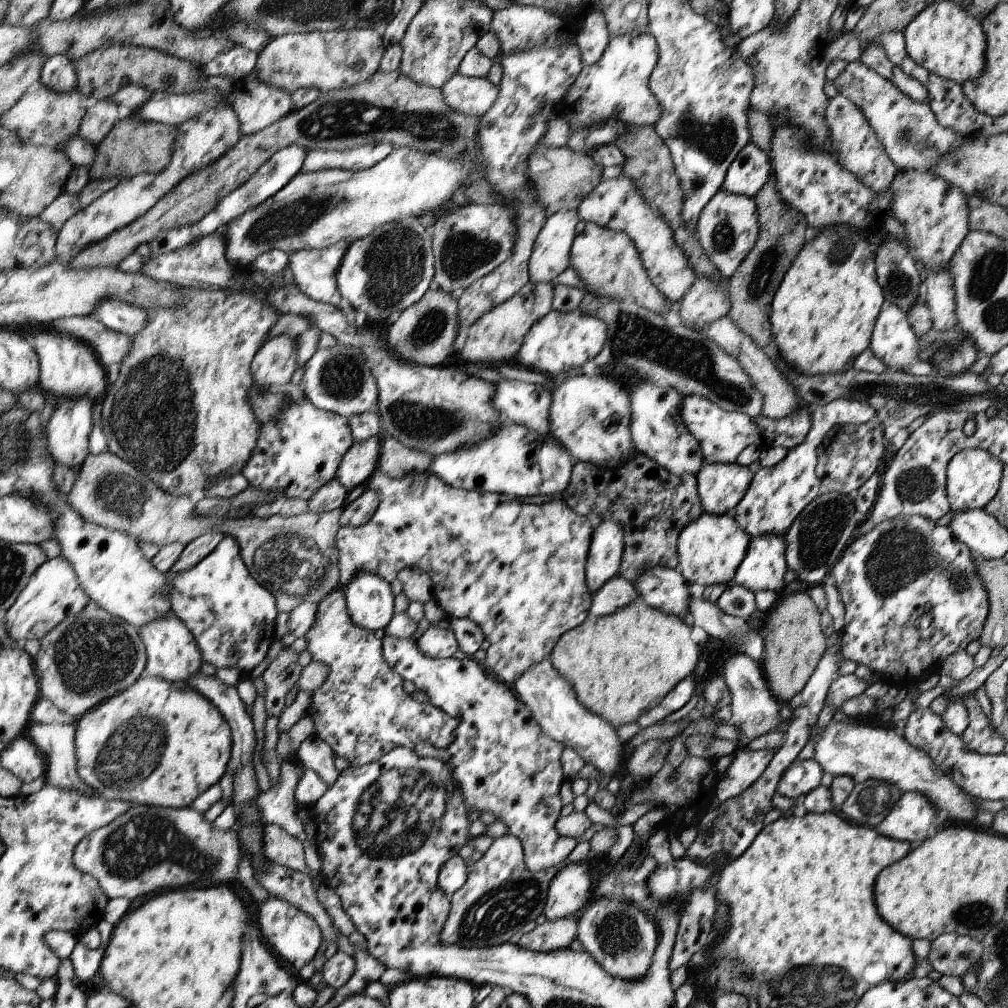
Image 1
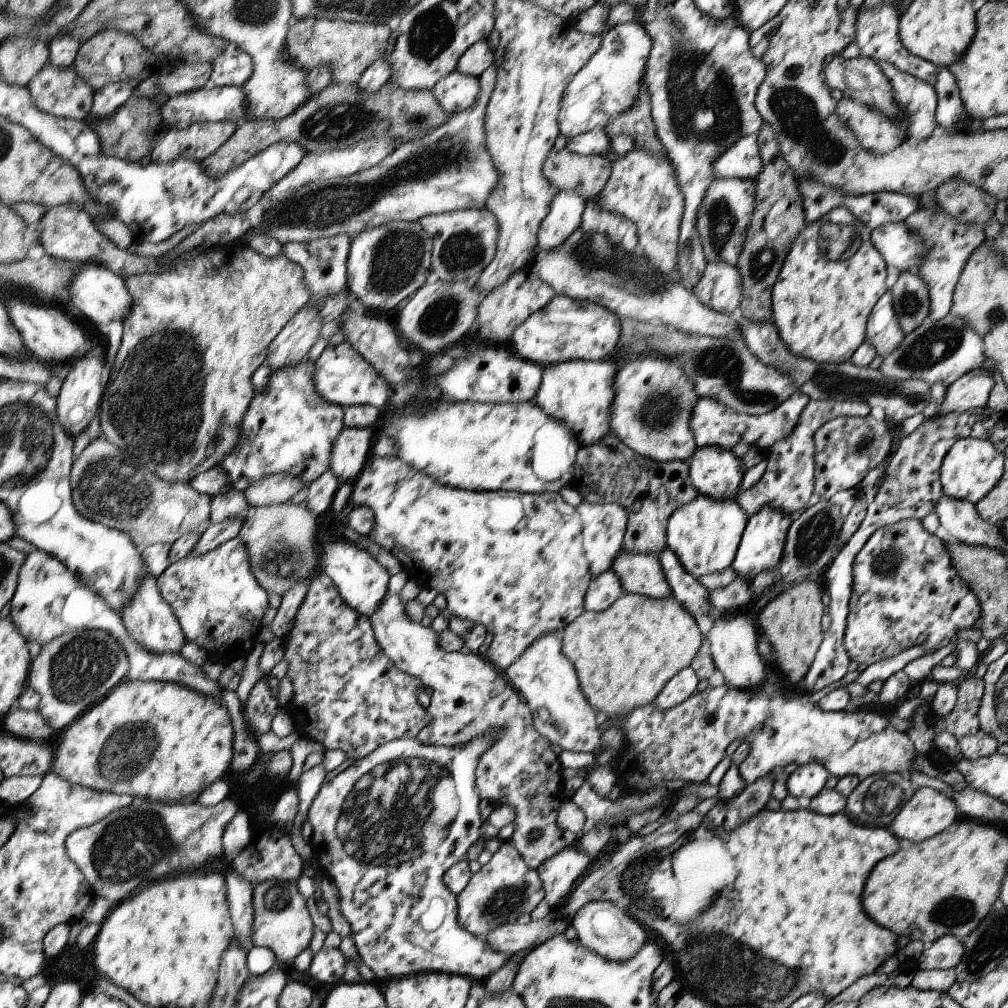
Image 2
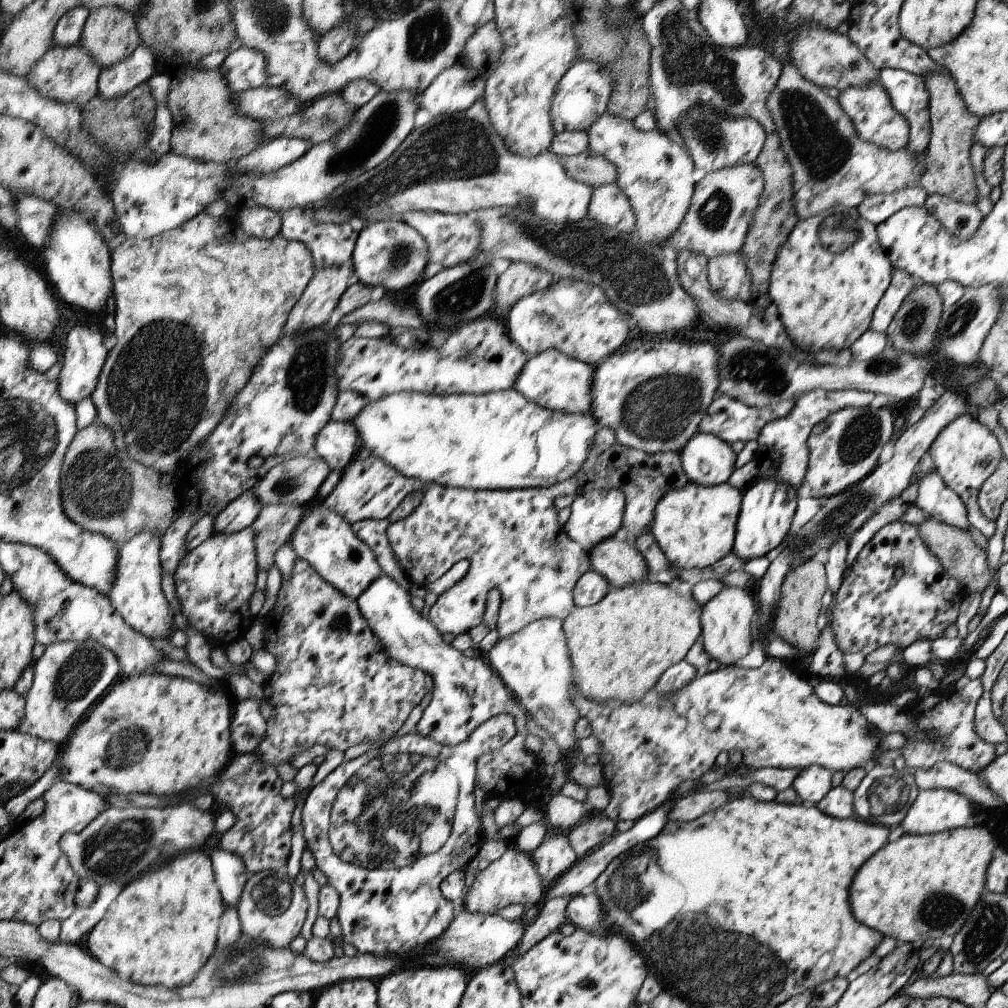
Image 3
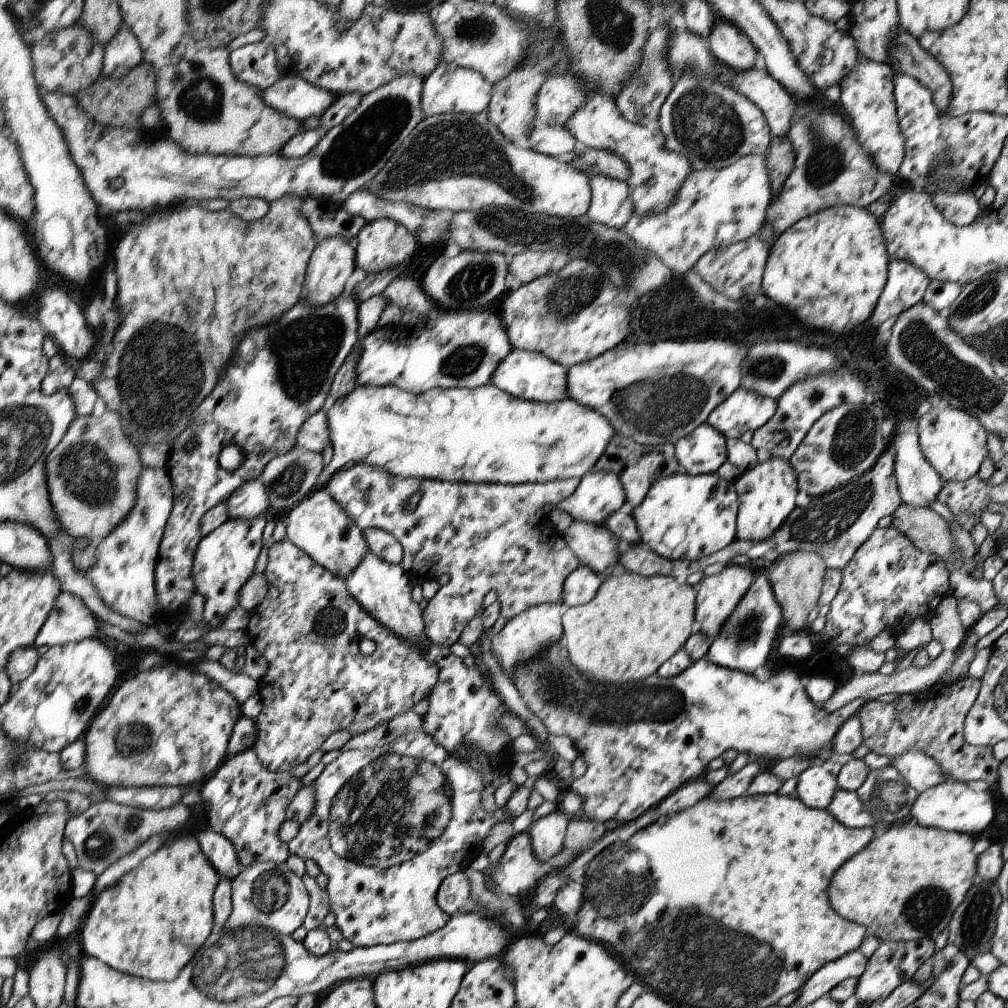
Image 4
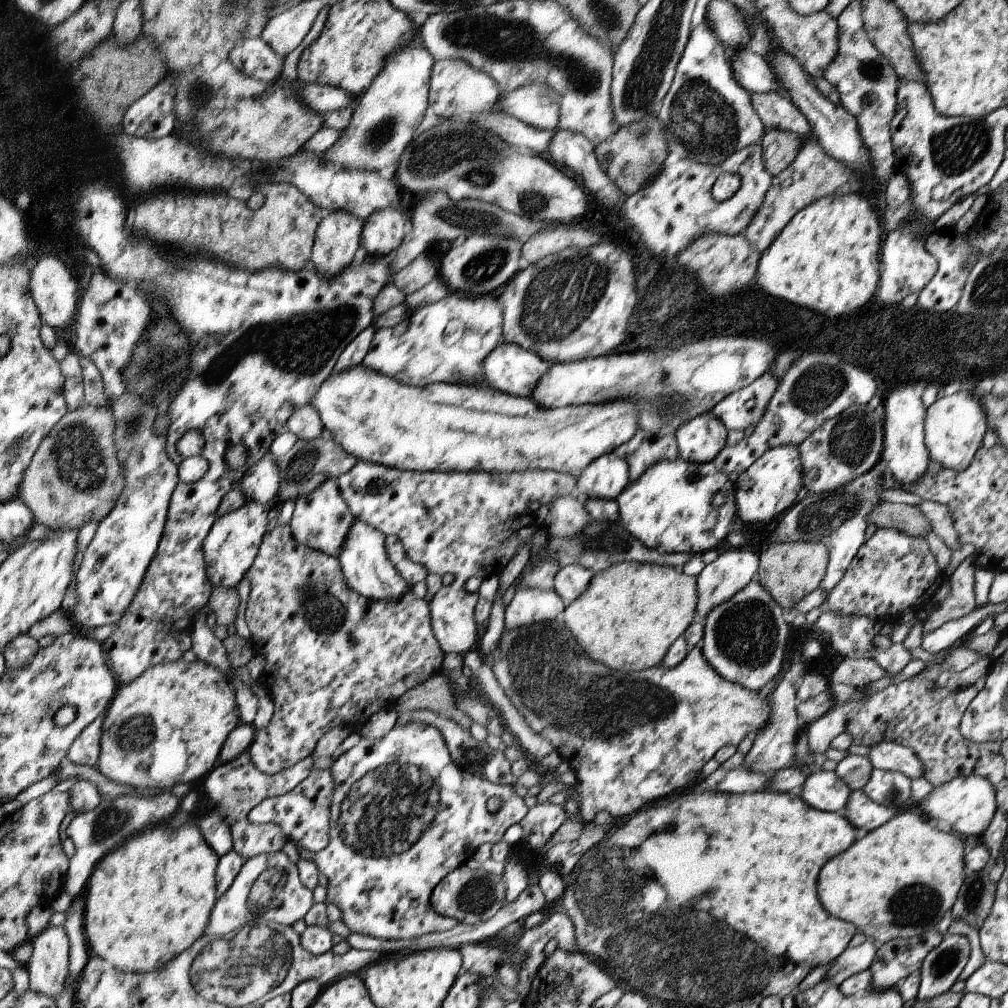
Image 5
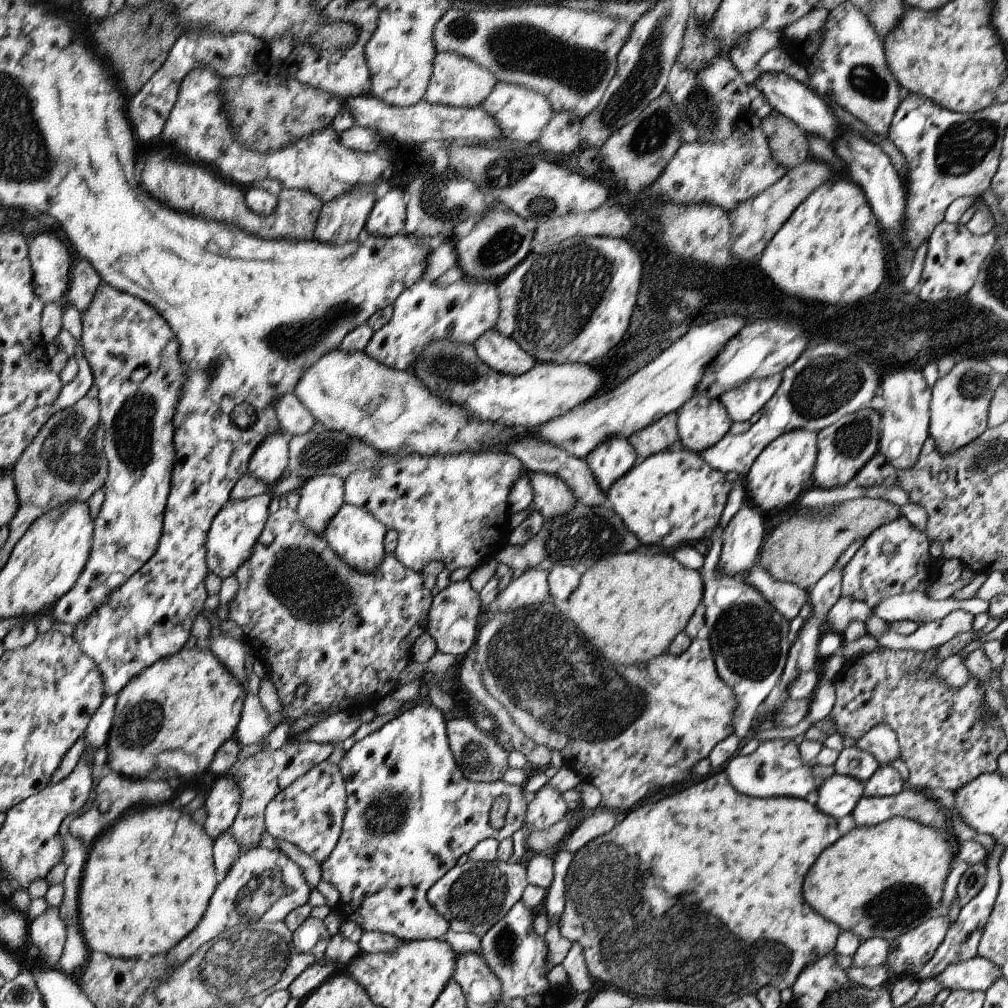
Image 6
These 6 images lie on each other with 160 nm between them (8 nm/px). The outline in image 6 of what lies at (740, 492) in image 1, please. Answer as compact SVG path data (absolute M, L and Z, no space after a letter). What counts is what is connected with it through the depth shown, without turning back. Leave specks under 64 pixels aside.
M700 394L685 402L677 414L680 445L700 454L722 441L733 423L719 399Z

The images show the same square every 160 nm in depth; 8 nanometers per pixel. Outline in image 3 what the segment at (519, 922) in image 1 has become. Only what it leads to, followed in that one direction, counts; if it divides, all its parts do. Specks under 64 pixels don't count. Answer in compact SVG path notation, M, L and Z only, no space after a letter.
M511 842L503 856L494 860L485 870L477 871L474 884L466 892L466 910L496 915L496 912L512 904L520 904L525 908L534 907L545 897L546 886L534 860Z

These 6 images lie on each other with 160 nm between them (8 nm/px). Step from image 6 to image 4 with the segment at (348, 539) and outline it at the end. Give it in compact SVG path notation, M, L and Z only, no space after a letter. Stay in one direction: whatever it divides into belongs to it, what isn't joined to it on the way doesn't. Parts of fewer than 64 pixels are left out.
M369 550L363 561L347 576L346 583L347 589L363 609L388 630L411 643L427 638L426 620L422 620L422 610L418 610L418 604L410 598L413 588L410 588L402 566L393 565Z

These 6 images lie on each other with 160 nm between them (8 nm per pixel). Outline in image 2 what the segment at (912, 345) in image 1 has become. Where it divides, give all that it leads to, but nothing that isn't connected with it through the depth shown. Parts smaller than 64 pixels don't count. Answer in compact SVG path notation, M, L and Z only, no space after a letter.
M888 291L878 304L874 305L867 320L866 340L880 356L886 356L898 349L906 337L894 310L894 298Z

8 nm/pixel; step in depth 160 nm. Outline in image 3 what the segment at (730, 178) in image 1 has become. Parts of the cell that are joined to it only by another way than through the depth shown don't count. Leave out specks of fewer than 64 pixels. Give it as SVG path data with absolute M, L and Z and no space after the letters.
M696 104L679 125L680 142L690 153L695 167L712 173L726 167L755 163L767 142L767 130L754 118L737 118L716 110L712 104Z

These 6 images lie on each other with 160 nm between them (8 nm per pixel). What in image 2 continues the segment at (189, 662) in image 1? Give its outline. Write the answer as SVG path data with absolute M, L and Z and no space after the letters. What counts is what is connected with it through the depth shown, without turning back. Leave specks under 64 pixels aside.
M148 571L148 576L143 578L143 585L136 591L135 597L128 603L123 610L122 619L128 634L147 651L152 653L178 653L182 650L182 646L187 640L183 629L180 626L178 616L175 614L175 609L163 597L158 587L158 580L153 577Z

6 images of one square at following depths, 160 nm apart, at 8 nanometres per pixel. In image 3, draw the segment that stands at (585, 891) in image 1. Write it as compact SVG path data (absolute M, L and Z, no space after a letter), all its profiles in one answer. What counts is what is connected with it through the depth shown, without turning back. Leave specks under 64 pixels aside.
M553 829L532 852L531 858L539 875L543 876L546 887L550 887L558 876L567 873L574 862L578 861L578 855L570 840L562 834L556 834Z

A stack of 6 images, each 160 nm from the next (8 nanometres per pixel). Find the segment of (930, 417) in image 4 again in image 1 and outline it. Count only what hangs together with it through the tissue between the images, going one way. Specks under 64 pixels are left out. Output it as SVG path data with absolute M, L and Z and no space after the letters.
M968 449L955 454L945 472L950 508L954 513L961 513L983 509L996 496L1003 475L1003 464L988 451Z

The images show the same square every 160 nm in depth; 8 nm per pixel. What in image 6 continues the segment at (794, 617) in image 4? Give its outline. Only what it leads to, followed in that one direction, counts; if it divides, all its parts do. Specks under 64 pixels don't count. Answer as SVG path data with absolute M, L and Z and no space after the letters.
M860 497L832 504L830 511L800 511L772 531L760 551L760 564L776 581L792 583L809 592L837 564L854 540L870 537L882 525L902 517L901 506L886 499Z

